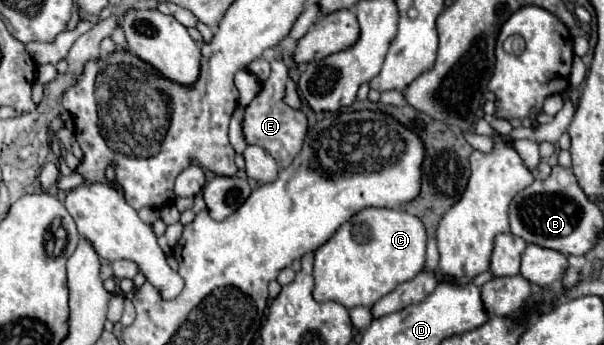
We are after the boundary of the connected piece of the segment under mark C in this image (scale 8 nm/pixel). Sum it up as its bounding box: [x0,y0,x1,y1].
[314,208,426,308]

